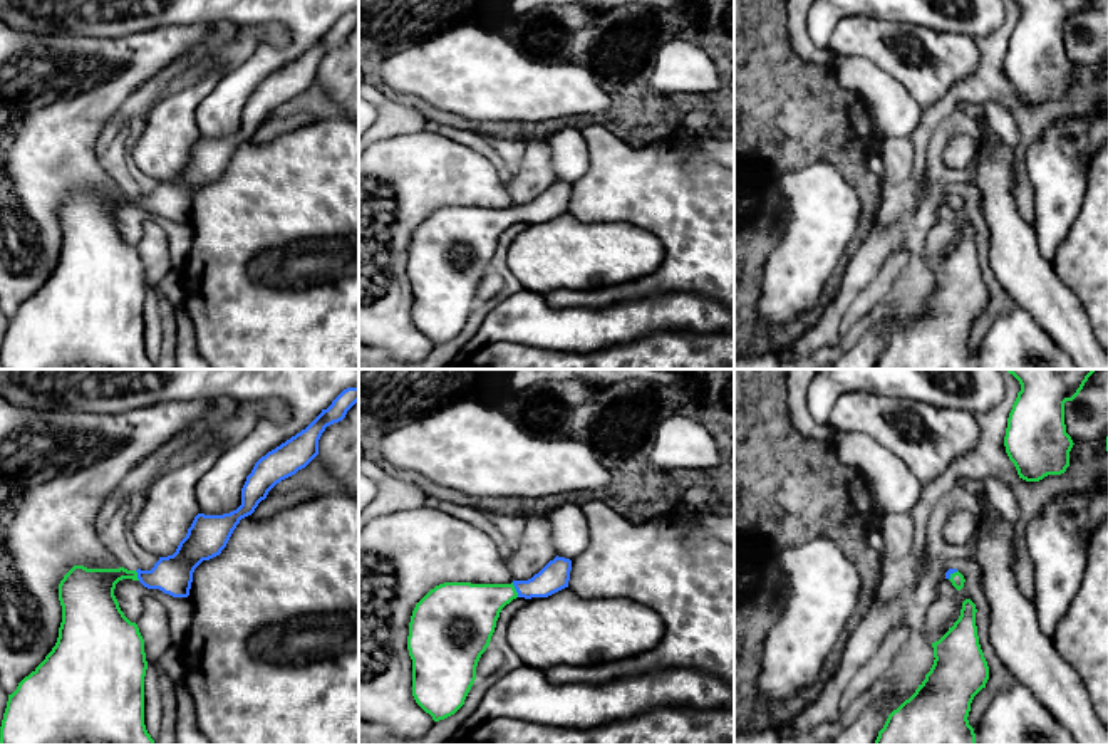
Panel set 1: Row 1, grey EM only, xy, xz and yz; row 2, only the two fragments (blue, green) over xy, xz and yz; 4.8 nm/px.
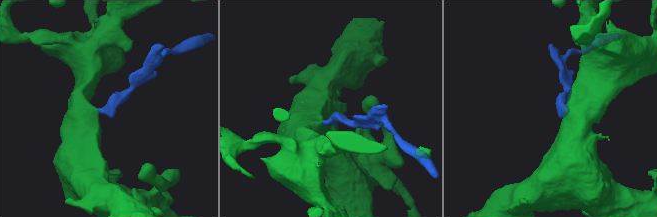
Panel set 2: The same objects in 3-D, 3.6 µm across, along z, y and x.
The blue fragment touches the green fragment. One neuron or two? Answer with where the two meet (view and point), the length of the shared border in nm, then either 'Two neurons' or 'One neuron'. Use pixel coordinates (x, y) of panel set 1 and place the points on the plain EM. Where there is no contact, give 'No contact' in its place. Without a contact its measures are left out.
Touches blue at xz (515, 212). Shared border 80 nm. One neuron

